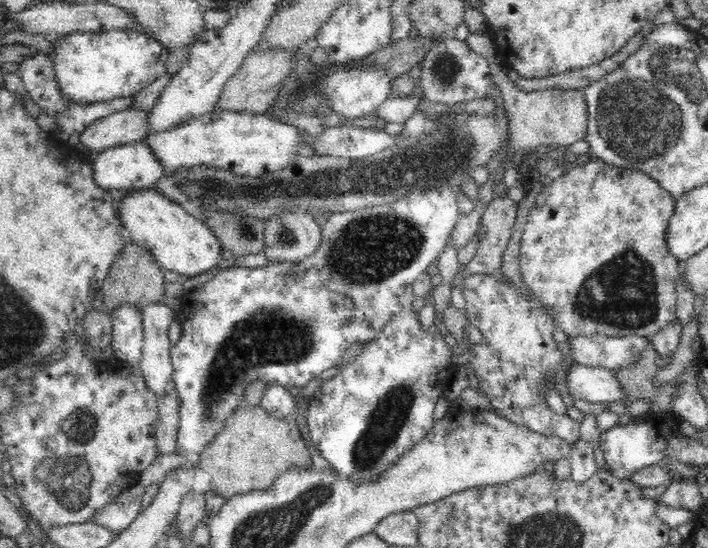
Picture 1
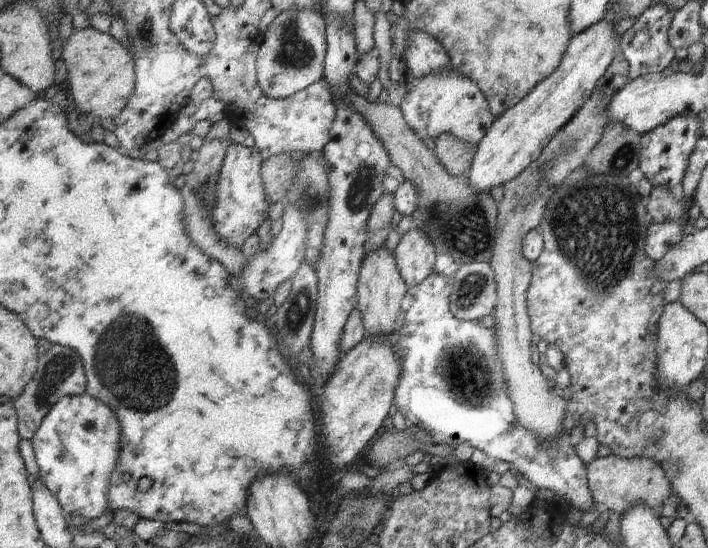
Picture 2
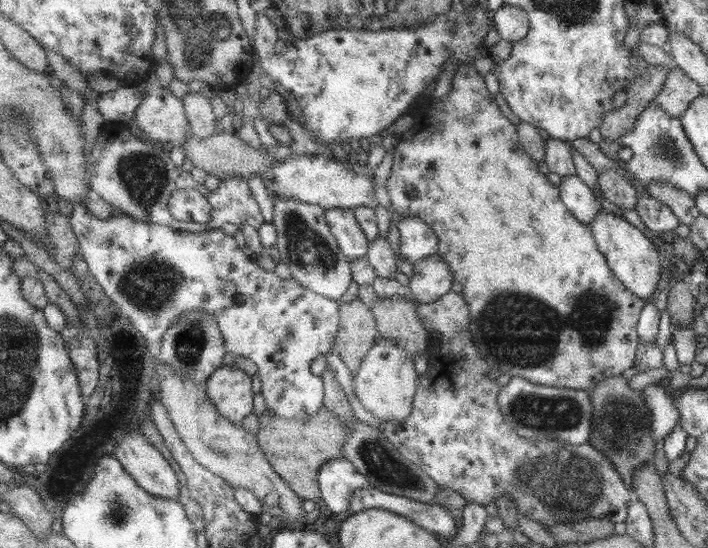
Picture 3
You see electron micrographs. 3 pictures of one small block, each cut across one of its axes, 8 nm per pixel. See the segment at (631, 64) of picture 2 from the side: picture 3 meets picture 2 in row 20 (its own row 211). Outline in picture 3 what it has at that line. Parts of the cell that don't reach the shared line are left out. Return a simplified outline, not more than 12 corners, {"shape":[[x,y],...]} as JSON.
{"shape":[[640,195],[632,212],[659,237],[680,224],[667,206]]}

